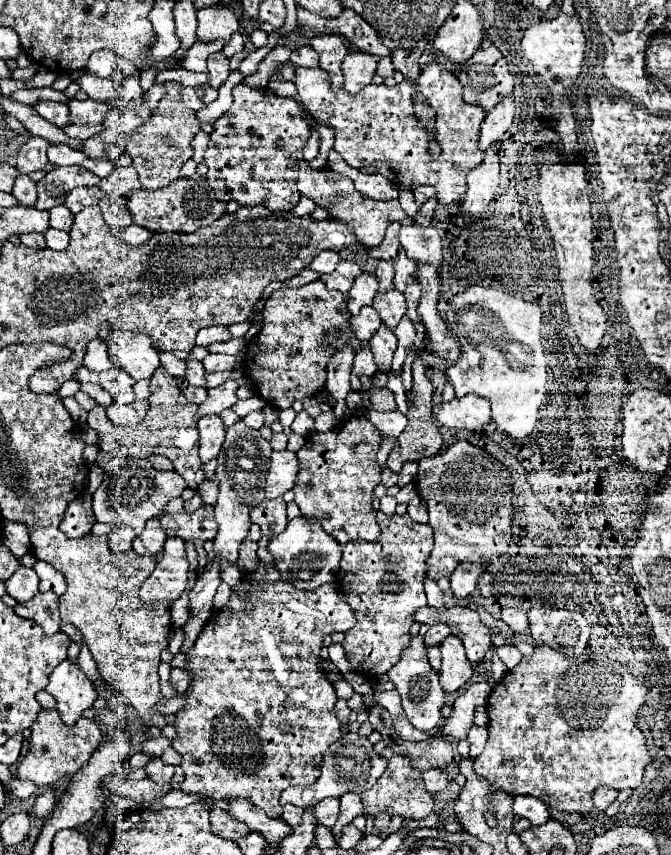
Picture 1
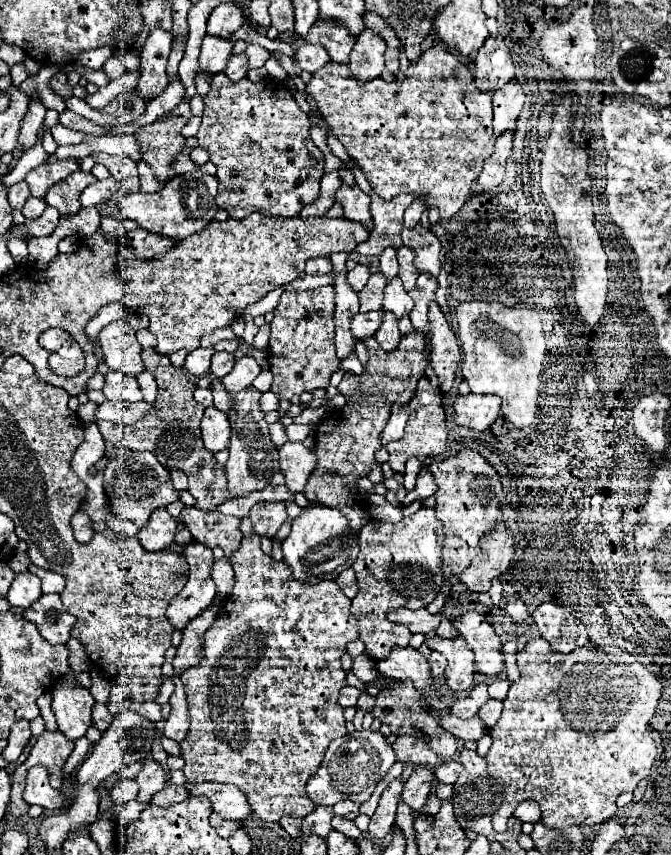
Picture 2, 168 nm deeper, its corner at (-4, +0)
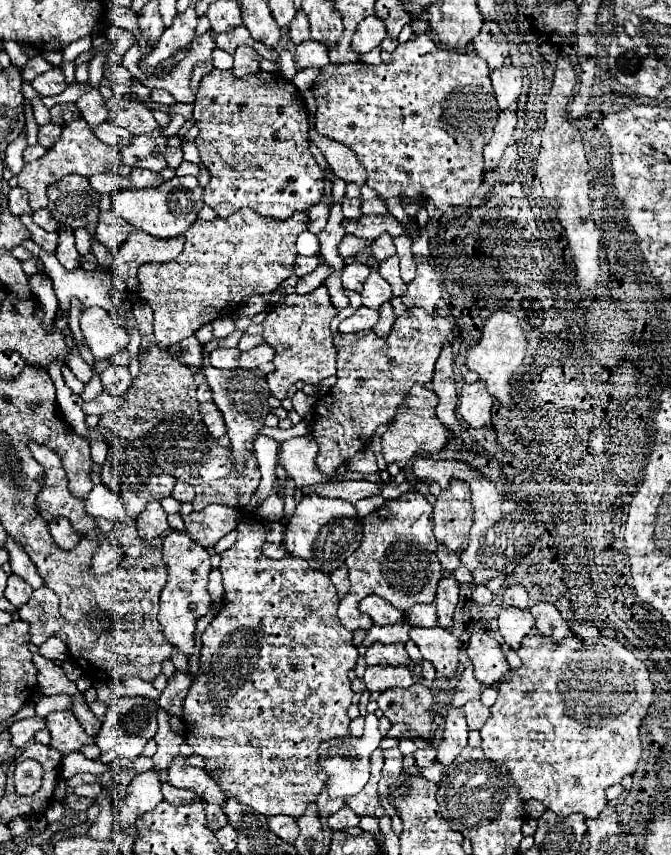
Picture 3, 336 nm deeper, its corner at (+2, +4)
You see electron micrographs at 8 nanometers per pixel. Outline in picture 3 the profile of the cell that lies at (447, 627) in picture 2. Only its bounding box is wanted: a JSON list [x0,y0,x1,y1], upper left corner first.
[434,575,458,629]

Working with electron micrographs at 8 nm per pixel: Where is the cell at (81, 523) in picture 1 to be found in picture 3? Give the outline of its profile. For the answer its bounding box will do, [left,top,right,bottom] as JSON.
[50,519,80,549]

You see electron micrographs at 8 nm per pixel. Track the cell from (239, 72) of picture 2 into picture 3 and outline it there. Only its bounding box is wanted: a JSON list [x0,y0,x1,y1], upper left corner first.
[232,47,262,77]

